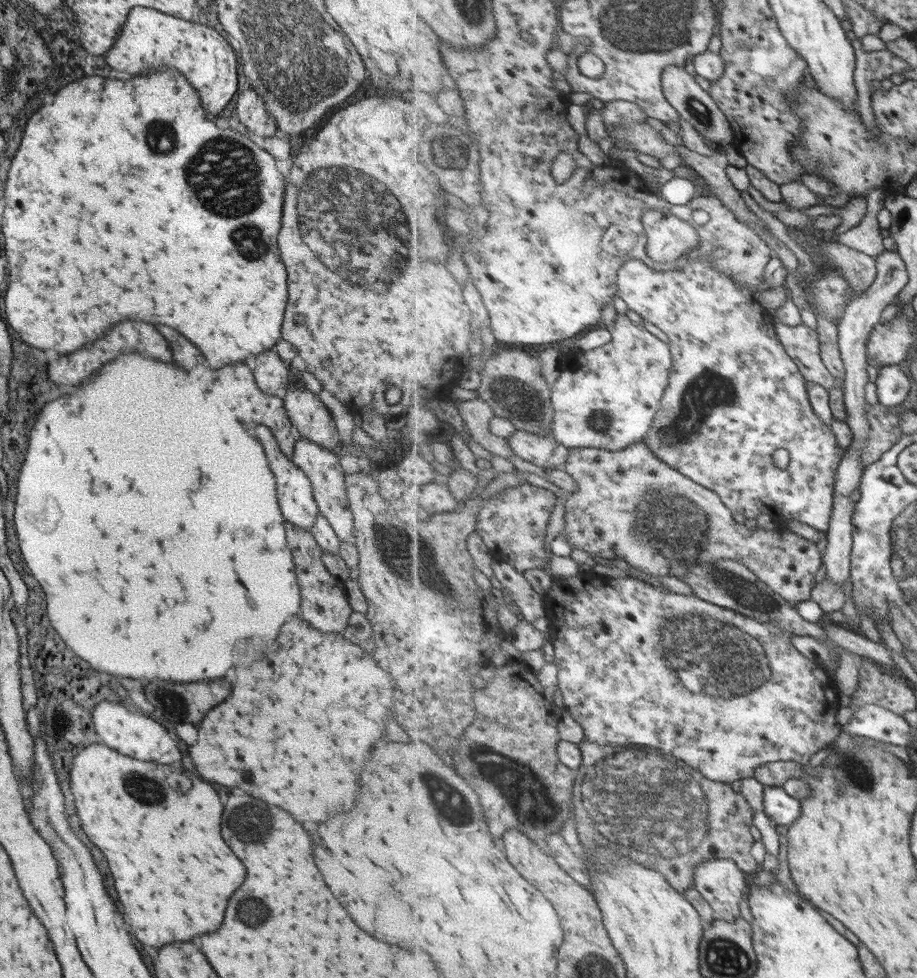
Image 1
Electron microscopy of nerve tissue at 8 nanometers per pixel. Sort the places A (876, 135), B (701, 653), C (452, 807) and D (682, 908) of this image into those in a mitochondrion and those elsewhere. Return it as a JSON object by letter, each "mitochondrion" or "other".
{"A":"other","B":"mitochondrion","C":"mitochondrion","D":"other"}

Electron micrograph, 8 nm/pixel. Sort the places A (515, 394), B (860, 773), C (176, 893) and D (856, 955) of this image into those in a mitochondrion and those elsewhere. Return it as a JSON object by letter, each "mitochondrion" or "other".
{"A":"mitochondrion","B":"mitochondrion","C":"other","D":"other"}

